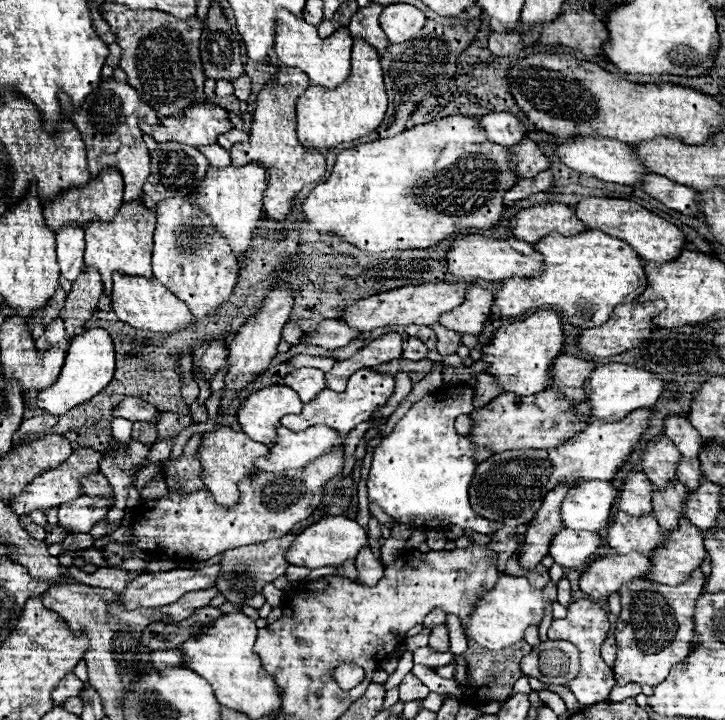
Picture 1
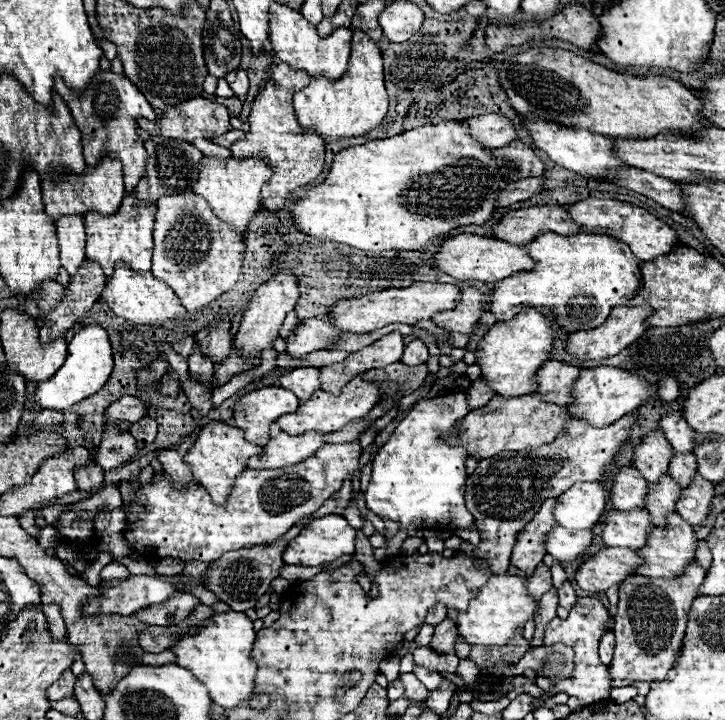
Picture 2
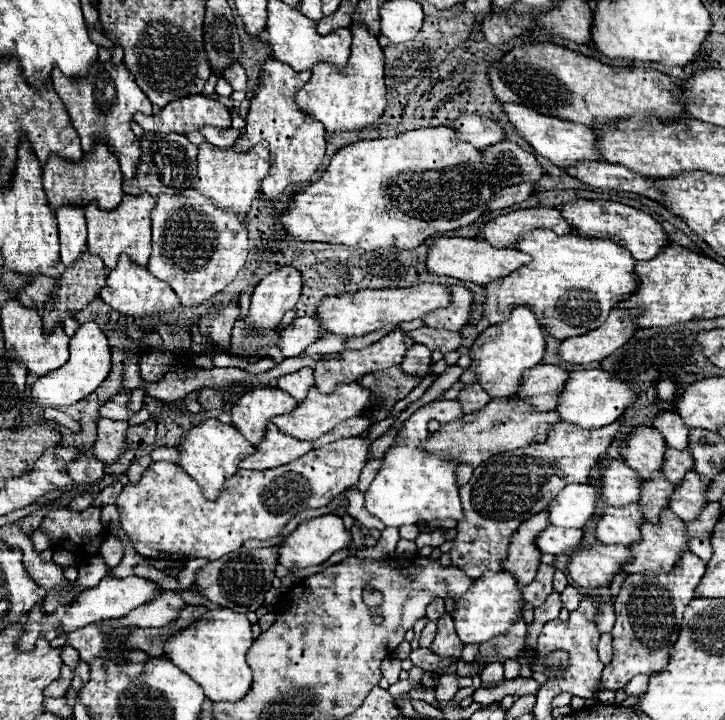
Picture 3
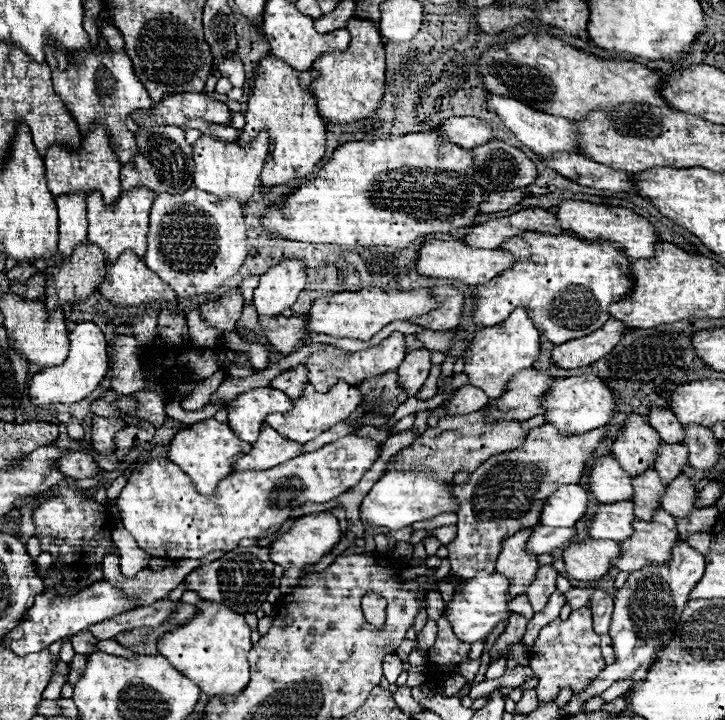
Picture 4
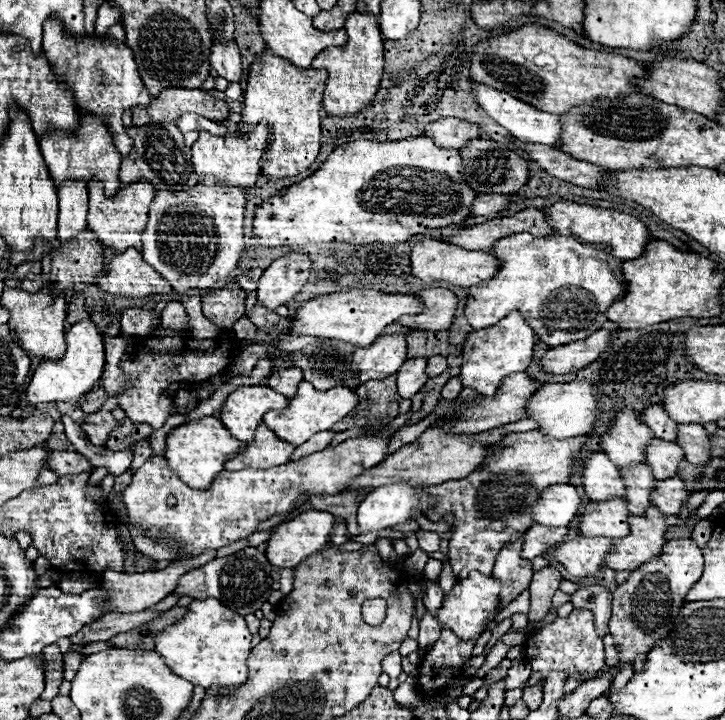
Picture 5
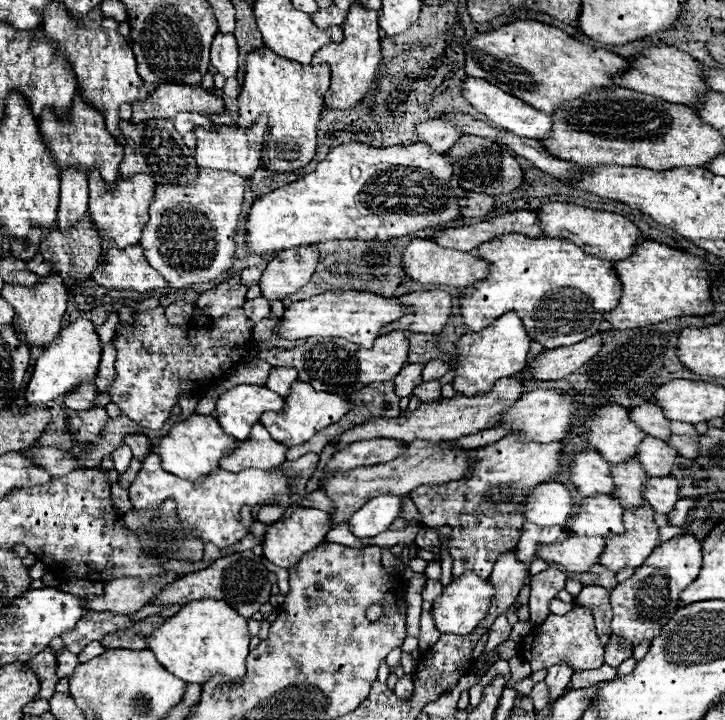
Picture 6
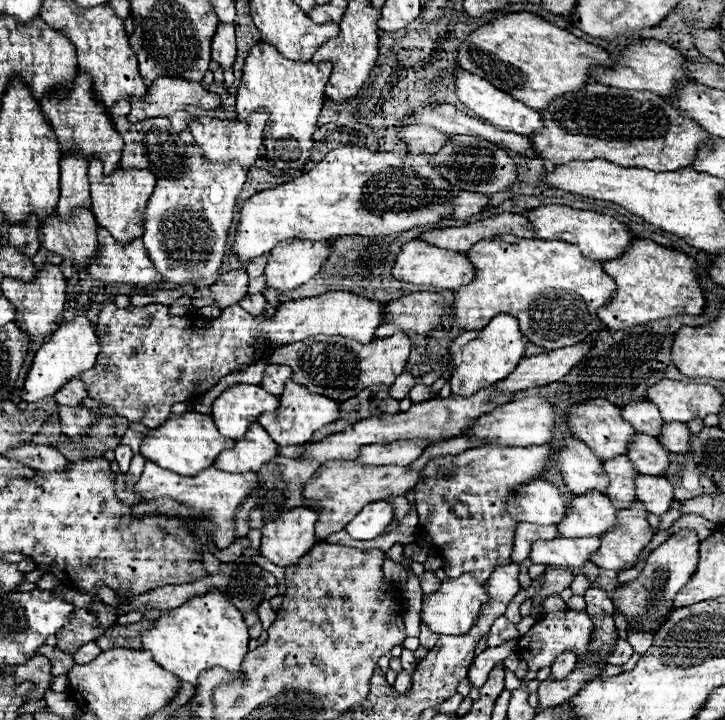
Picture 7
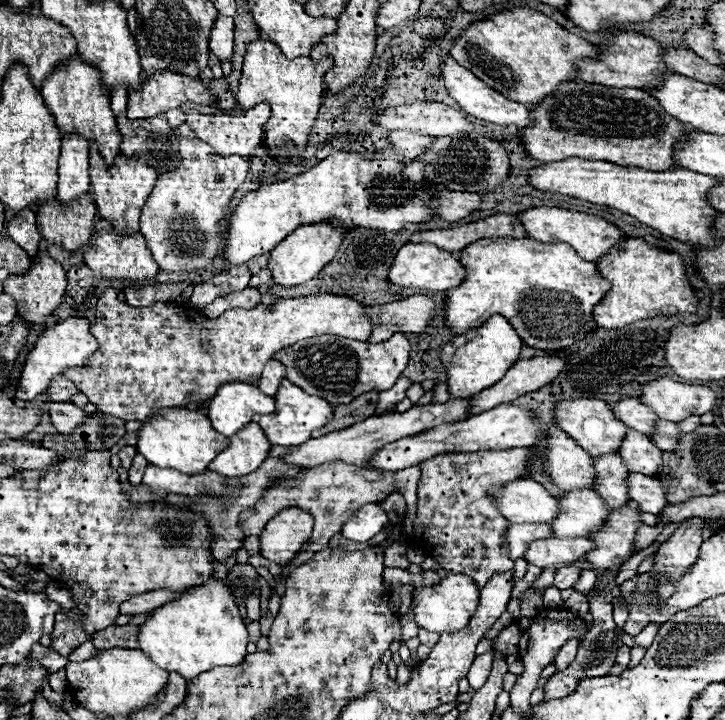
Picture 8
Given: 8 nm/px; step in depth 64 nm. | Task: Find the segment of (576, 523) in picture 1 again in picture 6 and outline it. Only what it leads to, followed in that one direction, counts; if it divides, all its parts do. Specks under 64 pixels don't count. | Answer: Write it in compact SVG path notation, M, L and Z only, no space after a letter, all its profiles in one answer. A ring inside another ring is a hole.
M544 484L532 492L526 504L526 520L538 526L566 526L568 518L572 516L574 498L570 490L560 484Z

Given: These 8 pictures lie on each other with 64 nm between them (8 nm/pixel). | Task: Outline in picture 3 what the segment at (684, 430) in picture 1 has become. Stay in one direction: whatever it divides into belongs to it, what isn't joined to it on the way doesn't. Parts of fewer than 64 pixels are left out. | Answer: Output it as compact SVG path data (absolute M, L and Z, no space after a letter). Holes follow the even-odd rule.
M662 412L654 420L654 428L662 432L666 438L666 444L676 450L686 450L688 448L688 432L690 428L680 420L676 412Z

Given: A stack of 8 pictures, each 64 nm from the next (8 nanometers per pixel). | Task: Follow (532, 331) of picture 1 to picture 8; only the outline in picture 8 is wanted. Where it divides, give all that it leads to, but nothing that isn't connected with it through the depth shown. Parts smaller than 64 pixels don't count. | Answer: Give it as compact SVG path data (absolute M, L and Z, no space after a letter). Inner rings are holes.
M498 314L492 316L488 322L484 322L480 328L472 328L456 336L440 352L440 360L448 374L450 394L454 398L470 398L482 392L484 388L496 384L514 366L522 346L524 344L518 332L512 328L512 324L504 316L498 316Z

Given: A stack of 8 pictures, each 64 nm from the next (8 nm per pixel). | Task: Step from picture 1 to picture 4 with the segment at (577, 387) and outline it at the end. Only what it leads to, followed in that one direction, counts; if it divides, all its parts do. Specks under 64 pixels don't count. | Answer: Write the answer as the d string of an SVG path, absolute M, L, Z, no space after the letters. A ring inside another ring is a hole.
M524 368L516 372L504 396L490 400L488 408L492 408L492 412L488 422L508 420L508 418L528 420L528 418L534 418L536 414L544 414L544 406L540 404L554 382L556 378L546 374L544 370Z

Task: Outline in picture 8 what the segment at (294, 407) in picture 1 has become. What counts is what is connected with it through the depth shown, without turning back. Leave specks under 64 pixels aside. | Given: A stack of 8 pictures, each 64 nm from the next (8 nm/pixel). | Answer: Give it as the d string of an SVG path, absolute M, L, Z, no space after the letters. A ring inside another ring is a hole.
M230 382L218 388L208 406L208 418L214 430L224 436L234 436L252 422L254 414L274 412L274 402L274 396L264 396L254 384Z

